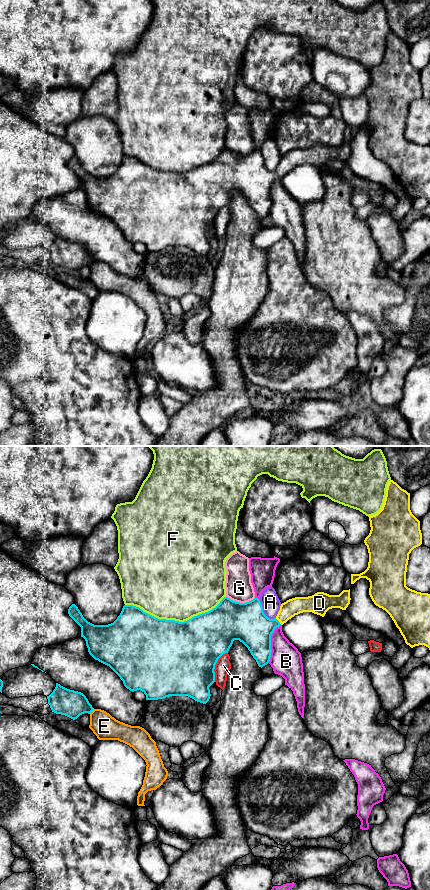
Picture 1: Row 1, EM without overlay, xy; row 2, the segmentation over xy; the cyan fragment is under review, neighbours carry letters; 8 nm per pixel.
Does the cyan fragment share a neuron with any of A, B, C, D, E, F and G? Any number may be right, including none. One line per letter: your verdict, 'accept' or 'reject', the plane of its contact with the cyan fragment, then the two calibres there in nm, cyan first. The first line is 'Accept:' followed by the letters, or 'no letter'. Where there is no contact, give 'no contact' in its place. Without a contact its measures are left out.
Accept: D
A: reject; meets cyan in xy; 320 nm thick on the cyan side, 150 nm on the other
B: reject; meets cyan in xy; 300 nm thick on the cyan side, 260 nm on the other
C: reject; meets cyan in xy; 500 nm thick on the cyan side, 120 nm on the other
D: accept; meets cyan in xy; 300 nm thick on the cyan side, 140 nm on the other
E: reject; meets cyan in xy; 220 nm thick on the cyan side, 200 nm on the other
F: reject; meets cyan in xy; 500 nm thick on the cyan side, 480 nm on the other
G: reject; meets cyan in xy; 320 nm thick on the cyan side, 220 nm on the other

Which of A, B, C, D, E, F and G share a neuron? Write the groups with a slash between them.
A / B / C / D / E / F / G

